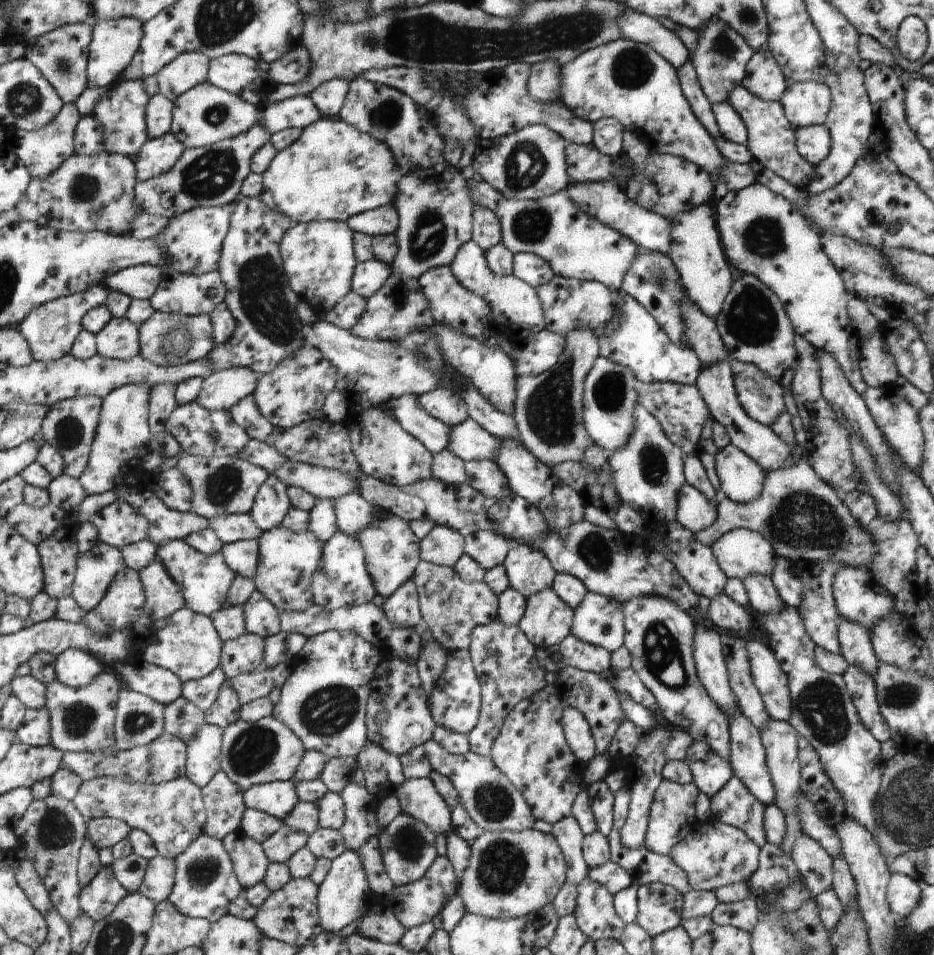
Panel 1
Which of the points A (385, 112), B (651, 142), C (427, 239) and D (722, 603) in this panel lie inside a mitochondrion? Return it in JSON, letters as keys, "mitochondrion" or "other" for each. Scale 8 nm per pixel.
{"A":"mitochondrion","B":"other","C":"mitochondrion","D":"other"}

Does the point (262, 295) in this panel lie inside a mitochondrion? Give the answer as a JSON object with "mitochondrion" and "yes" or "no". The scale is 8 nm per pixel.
{"mitochondrion":"yes"}

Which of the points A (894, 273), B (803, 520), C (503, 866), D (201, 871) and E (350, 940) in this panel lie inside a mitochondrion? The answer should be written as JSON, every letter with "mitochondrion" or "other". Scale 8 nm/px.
{"A":"other","B":"mitochondrion","C":"mitochondrion","D":"mitochondrion","E":"other"}

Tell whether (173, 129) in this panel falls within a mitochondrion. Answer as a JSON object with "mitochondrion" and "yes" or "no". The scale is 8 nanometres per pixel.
{"mitochondrion":"no"}

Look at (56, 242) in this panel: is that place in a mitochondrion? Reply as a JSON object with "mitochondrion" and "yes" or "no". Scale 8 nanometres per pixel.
{"mitochondrion":"no"}

